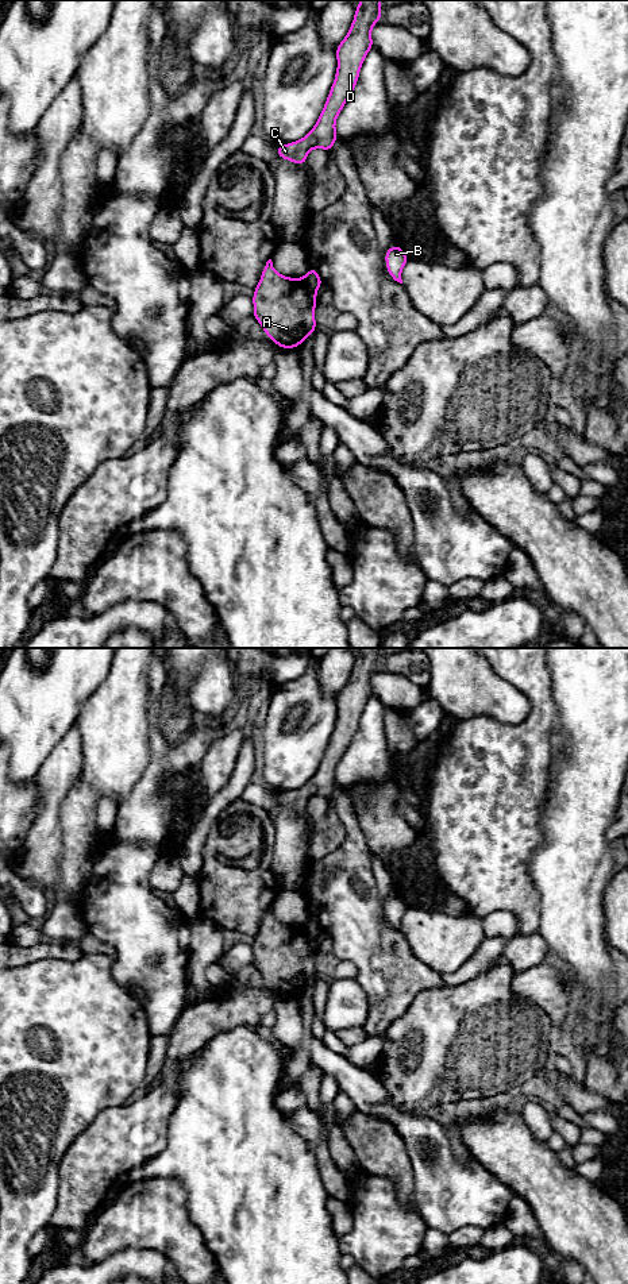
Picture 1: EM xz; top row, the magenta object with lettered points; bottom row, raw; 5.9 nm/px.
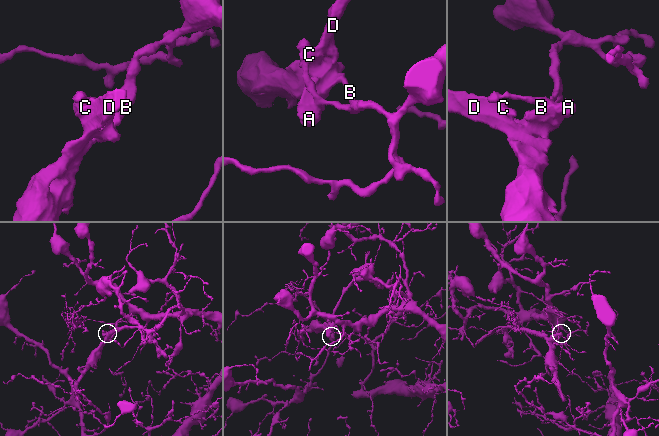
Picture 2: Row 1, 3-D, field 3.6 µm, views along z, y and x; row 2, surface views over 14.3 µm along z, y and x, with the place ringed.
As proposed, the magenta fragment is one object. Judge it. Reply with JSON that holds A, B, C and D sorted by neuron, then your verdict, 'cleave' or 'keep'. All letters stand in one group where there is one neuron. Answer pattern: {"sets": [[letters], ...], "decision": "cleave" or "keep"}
{"sets": [["A", "C", "D"], ["B"]], "decision": "cleave"}

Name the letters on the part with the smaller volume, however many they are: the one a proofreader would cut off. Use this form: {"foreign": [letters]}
{"foreign": ["A", "C", "D"]}

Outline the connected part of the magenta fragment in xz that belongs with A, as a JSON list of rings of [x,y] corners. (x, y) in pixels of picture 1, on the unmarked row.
[[[271,907],[263,915],[251,948],[253,964],[280,996],[297,996],[317,976],[316,940],[308,938],[303,926],[278,922]]]

